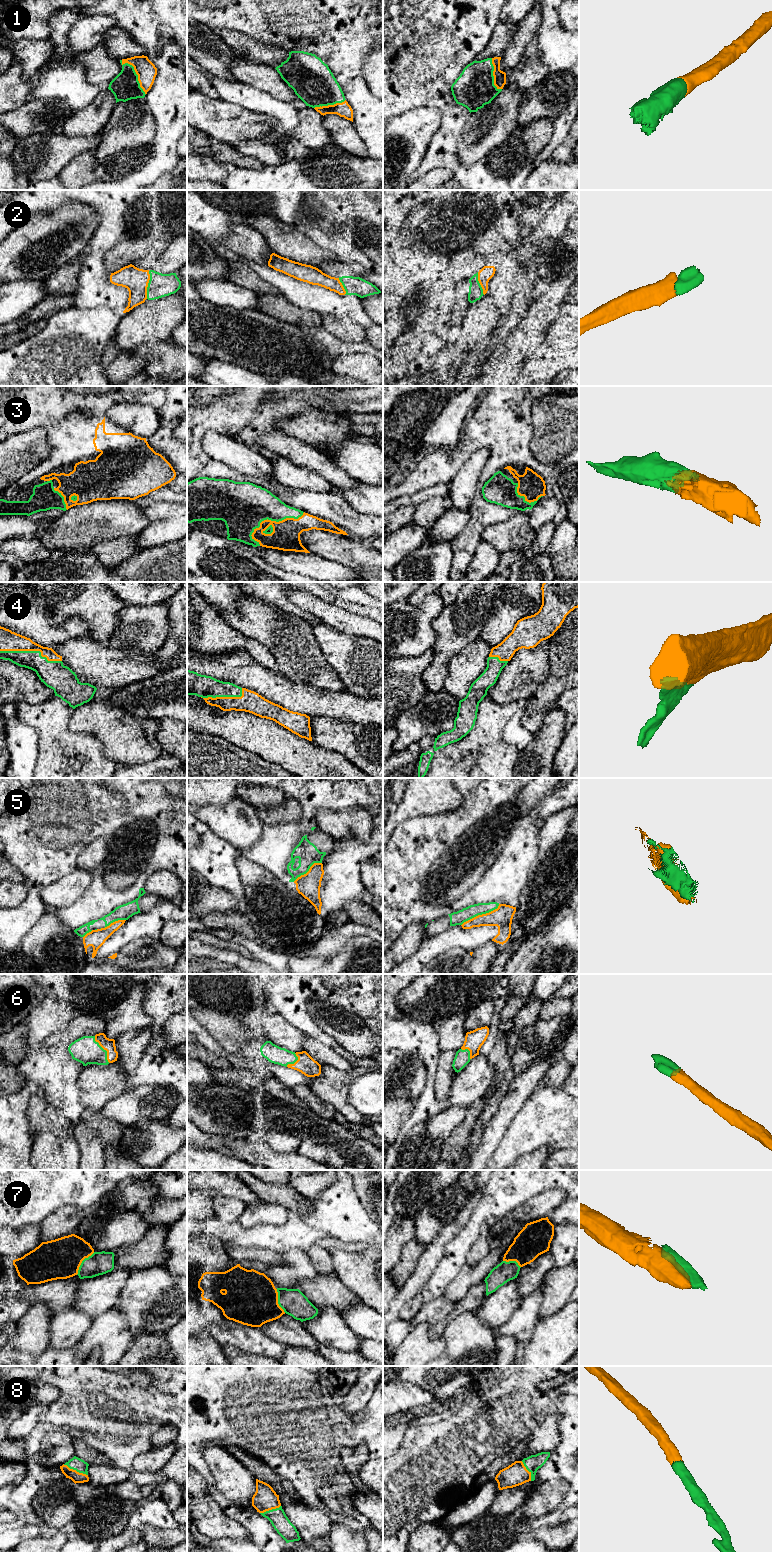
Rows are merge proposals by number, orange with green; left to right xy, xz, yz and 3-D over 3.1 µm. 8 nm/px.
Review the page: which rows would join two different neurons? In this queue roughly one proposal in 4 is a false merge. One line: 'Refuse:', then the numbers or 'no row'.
Refuse: 5

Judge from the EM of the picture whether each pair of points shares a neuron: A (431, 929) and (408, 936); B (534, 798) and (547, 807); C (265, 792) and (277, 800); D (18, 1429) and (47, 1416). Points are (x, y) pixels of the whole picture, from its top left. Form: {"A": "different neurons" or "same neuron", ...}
{"A": "different neurons", "B": "different neurons", "C": "same neuron", "D": "same neuron"}

